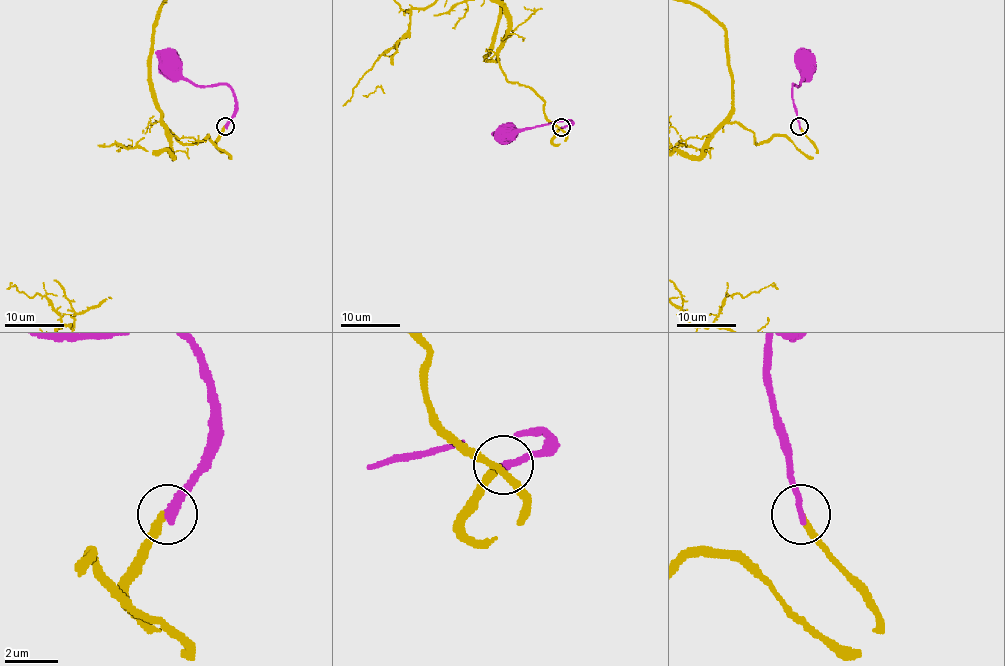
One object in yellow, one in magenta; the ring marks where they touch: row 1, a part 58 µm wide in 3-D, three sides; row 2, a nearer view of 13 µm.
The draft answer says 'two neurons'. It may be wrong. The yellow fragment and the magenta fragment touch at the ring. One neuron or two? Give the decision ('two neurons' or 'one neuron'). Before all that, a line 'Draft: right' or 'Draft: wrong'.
Draft: wrong
one neuron

